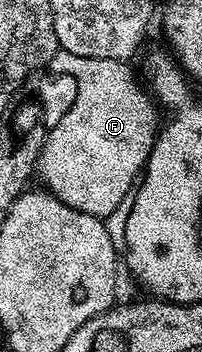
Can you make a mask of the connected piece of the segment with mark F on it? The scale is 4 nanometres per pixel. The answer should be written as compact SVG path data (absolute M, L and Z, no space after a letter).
M59 48L46 67L53 75L70 76L76 81L76 99L42 144L36 168L37 178L51 194L70 208L105 219L120 205L128 189L135 186L146 166L160 127L156 119L157 106L151 96L144 93L125 60L81 57Z

